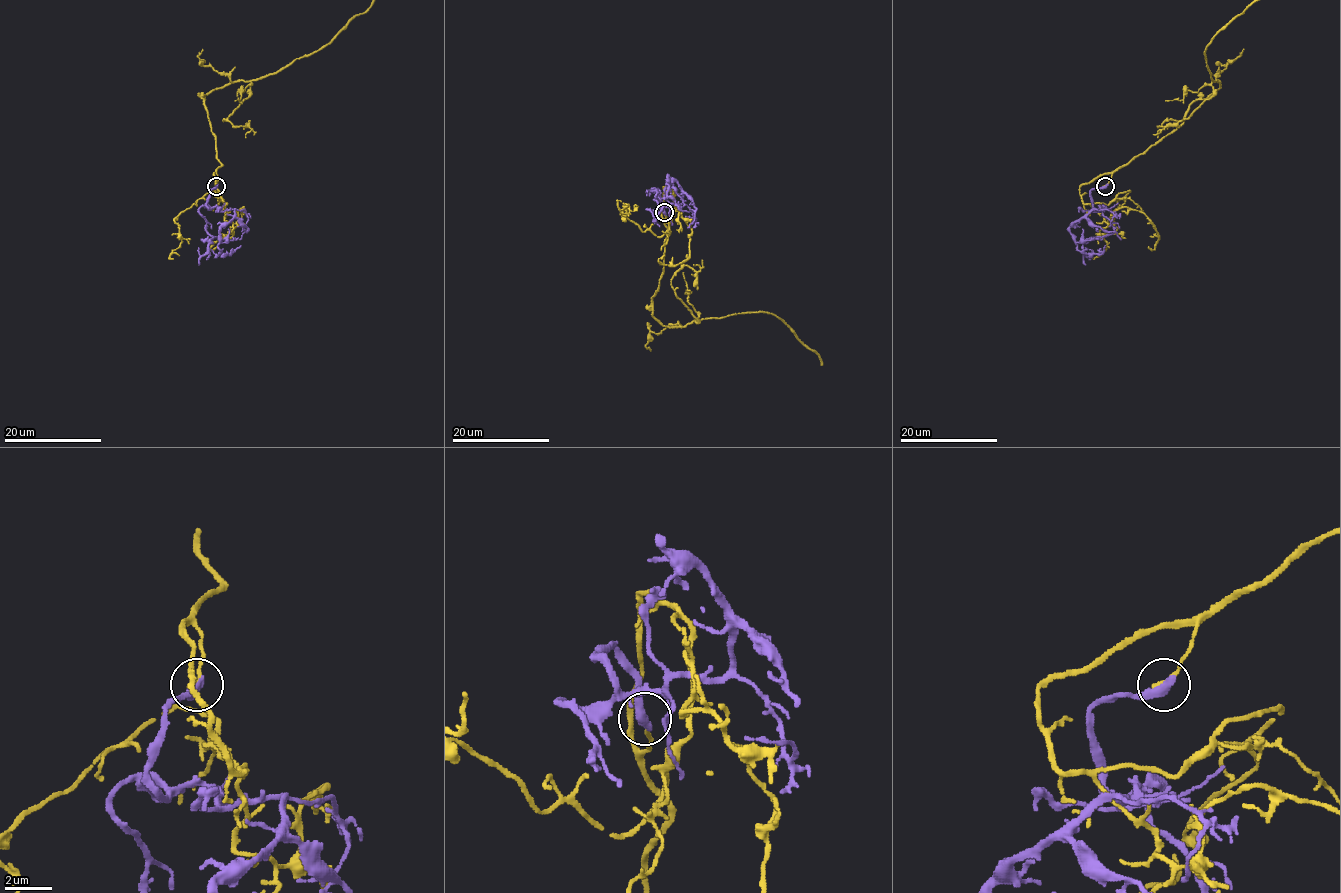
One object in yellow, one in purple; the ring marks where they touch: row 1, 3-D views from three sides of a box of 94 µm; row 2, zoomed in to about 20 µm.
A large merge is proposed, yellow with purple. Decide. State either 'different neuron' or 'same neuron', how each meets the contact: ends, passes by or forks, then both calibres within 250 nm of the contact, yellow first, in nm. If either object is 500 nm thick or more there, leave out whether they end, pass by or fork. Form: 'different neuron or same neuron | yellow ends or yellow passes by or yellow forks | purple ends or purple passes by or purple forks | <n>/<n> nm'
different neuron | yellow ends | purple ends | 160/480 nm

